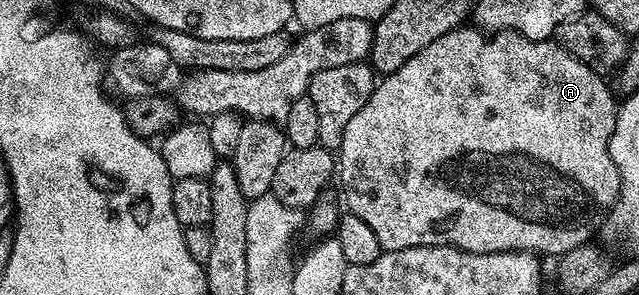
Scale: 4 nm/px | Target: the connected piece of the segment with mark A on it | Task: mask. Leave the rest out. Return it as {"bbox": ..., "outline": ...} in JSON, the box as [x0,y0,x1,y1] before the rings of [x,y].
{"bbox":[337,25,619,257],"outline":[[[471,25],[456,27],[454,31],[445,33],[445,37],[437,37],[437,41],[425,45],[425,49],[421,49],[421,53],[413,53],[413,57],[409,57],[409,61],[405,61],[405,65],[401,65],[401,69],[382,76],[376,82],[369,101],[365,101],[365,105],[361,105],[361,110],[349,121],[349,125],[345,129],[345,137],[341,137],[341,145],[337,152],[337,183],[339,179],[339,187],[343,190],[343,199],[347,202],[346,210],[350,214],[361,217],[361,221],[365,221],[365,225],[369,225],[369,229],[373,229],[373,234],[376,235],[377,241],[381,241],[384,251],[400,251],[414,247],[456,247],[462,251],[478,255],[501,253],[502,251],[533,251],[540,257],[546,257],[546,255],[558,257],[564,255],[569,249],[577,249],[583,243],[590,243],[593,239],[591,234],[594,231],[596,234],[602,228],[607,212],[611,210],[615,204],[615,199],[619,196],[619,170],[617,165],[613,165],[613,157],[609,157],[609,141],[615,124],[617,99],[611,96],[607,82],[608,80],[604,76],[589,69],[589,65],[577,61],[577,57],[573,57],[573,53],[569,53],[558,41],[530,39],[524,35],[519,35],[516,31],[496,31],[487,34]]]}

